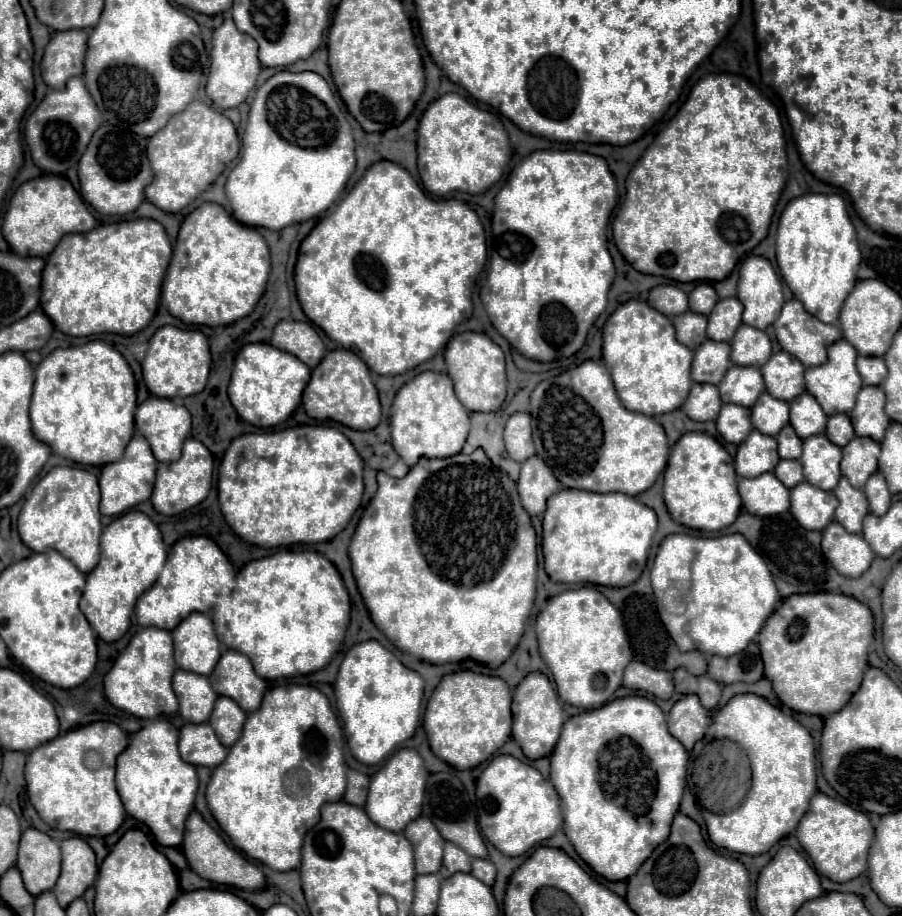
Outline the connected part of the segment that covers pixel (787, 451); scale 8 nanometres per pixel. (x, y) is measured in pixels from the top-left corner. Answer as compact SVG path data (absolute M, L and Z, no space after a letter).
M788 424L782 428L782 432L776 436L778 440L778 454L780 458L800 458L802 454L802 440L794 432L794 428Z

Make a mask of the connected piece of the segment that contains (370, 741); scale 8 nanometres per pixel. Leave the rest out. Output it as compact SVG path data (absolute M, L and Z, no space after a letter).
M366 640L354 644L346 652L336 676L334 692L350 752L362 764L378 764L390 756L396 744L414 734L420 720L424 680L418 672L406 668L382 644L376 640Z

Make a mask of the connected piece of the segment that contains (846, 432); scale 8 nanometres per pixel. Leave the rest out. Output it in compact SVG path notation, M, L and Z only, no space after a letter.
M834 414L834 416L830 416L828 424L826 424L826 436L838 446L846 446L856 436L848 414Z

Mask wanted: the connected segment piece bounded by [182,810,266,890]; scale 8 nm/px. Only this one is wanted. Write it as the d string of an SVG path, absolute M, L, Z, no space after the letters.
M192 810L188 820L186 820L182 852L188 860L188 866L204 880L210 880L210 882L216 882L216 884L230 884L230 886L244 888L244 890L260 890L266 884L264 874L250 860L246 860L238 850L228 846L222 840L222 836L212 826L208 826L196 810Z

